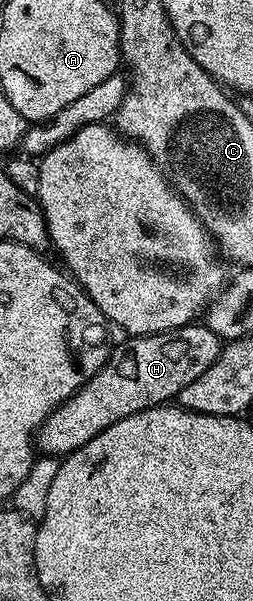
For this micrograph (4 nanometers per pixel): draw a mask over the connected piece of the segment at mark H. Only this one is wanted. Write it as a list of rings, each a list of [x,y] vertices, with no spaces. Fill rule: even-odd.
[[[195,321],[184,325],[180,329],[172,329],[164,333],[156,333],[155,335],[139,335],[130,337],[125,340],[127,343],[122,343],[118,348],[109,352],[106,364],[102,366],[95,375],[88,379],[74,396],[68,401],[64,401],[48,418],[42,422],[42,427],[36,436],[36,447],[43,456],[65,457],[70,455],[76,449],[80,449],[80,445],[88,445],[88,441],[92,441],[92,437],[96,437],[96,433],[104,433],[104,429],[108,429],[108,425],[116,425],[116,421],[124,421],[124,417],[128,417],[132,413],[140,413],[149,407],[161,407],[169,404],[171,401],[177,400],[180,389],[184,389],[184,385],[192,385],[192,381],[196,381],[196,377],[200,377],[200,373],[205,373],[212,366],[212,361],[216,361],[216,357],[220,357],[224,341],[216,333],[212,333],[212,329],[206,327],[205,322]]]

